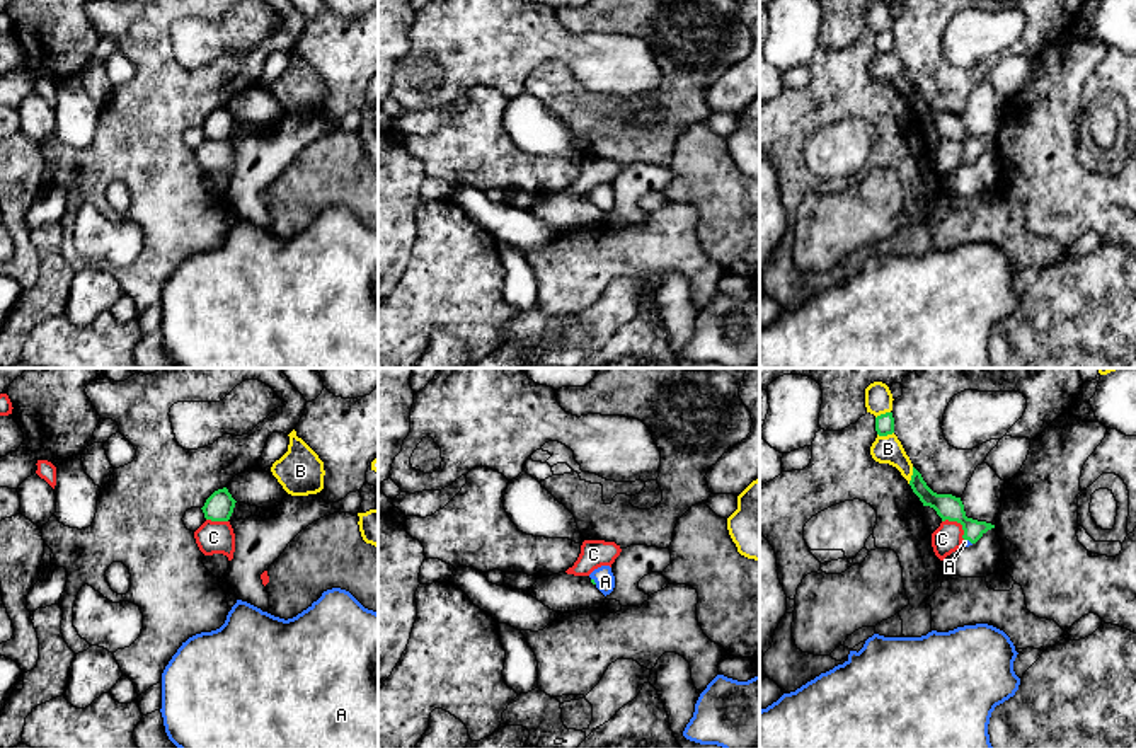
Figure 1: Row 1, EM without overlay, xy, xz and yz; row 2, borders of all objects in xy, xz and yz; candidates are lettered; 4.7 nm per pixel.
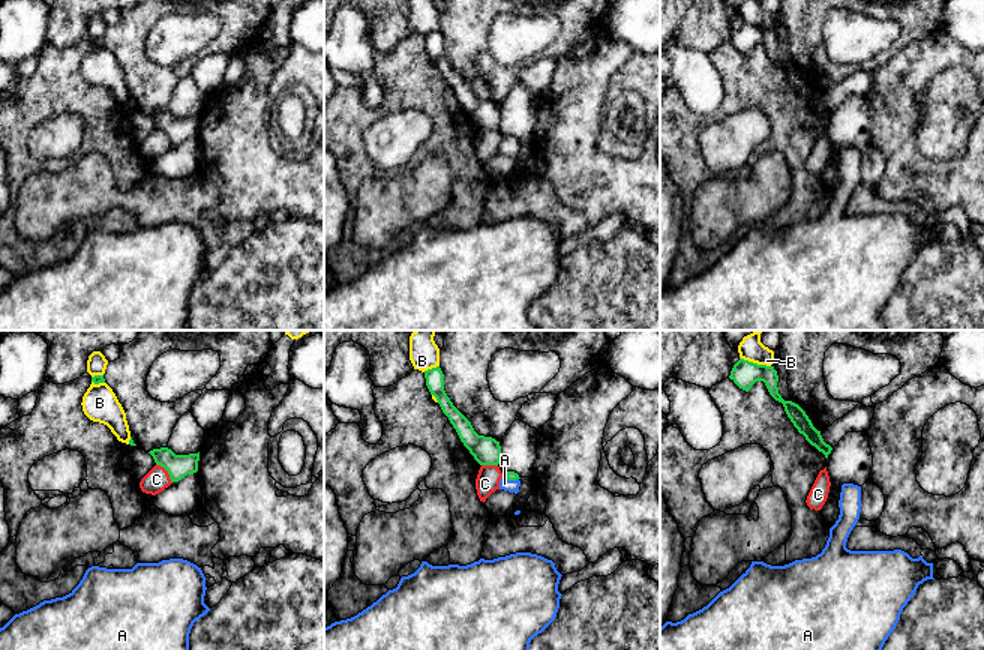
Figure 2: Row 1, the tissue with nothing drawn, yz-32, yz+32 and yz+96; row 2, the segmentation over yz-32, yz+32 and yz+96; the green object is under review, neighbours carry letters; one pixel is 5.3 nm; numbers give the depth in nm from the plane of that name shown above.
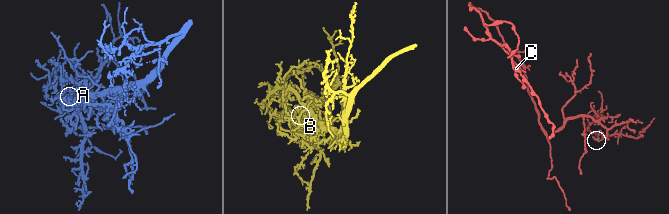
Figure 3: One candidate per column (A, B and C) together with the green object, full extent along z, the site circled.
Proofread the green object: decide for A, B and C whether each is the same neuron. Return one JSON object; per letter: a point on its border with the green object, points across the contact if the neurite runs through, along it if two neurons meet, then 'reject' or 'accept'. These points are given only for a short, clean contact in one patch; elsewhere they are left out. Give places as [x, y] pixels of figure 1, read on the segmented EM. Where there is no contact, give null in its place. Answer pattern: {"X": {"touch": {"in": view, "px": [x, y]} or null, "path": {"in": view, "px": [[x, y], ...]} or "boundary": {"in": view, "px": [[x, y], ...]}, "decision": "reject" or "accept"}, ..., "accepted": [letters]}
{"A": {"touch": {"in": "yz", "px": [968, 539]}, "path": {"in": "yz", "px": [[947, 506], [968, 525], [968, 539], [964, 542]]}, "decision": "accept"}, "B": {"touch": {"in": "yz", "px": [884, 435]}, "decision": "reject"}, "C": {"touch": {"in": "yz", "px": [959, 522]}, "boundary": {"in": "yz", "px": [[942, 520], [956, 520], [964, 539]]}, "decision": "reject"}, "accepted": ["A"]}

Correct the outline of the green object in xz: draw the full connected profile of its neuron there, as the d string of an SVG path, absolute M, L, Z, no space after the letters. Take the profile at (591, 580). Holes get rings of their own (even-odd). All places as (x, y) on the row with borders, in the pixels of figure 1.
M601 566L594 569L591 574L591 583L606 596L615 588L615 576L610 566Z

